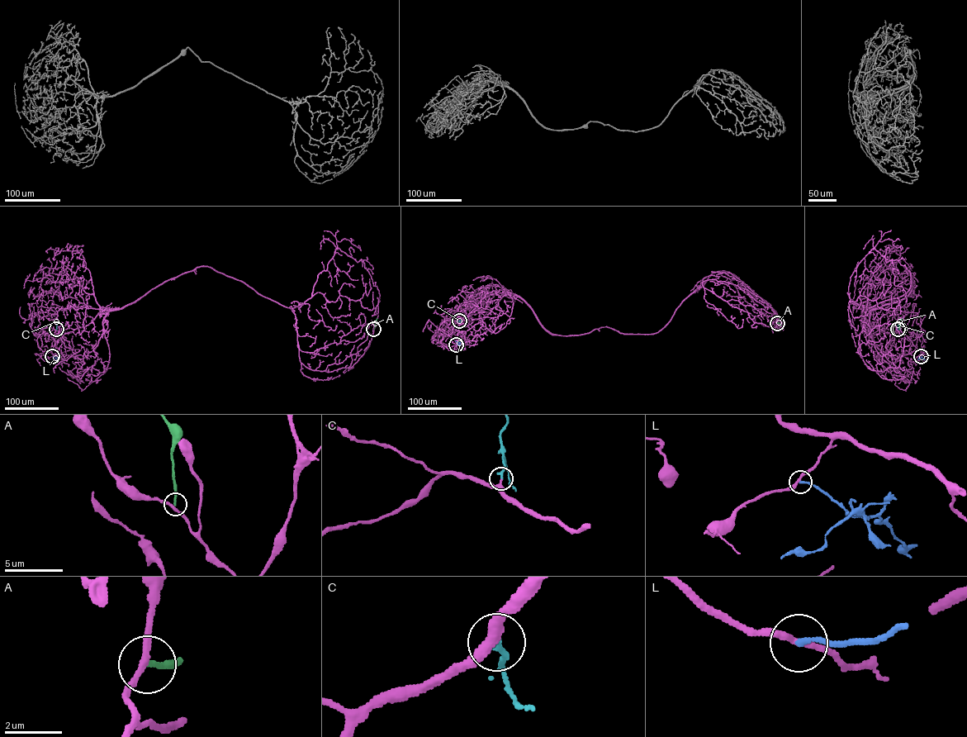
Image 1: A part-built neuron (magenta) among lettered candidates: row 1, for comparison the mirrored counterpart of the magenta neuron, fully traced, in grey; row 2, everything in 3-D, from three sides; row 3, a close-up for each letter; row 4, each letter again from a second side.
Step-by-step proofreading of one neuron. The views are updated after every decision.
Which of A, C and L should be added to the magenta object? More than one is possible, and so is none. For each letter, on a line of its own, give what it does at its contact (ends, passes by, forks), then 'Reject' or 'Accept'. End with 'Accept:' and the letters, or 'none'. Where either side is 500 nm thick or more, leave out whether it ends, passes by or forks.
A: It ends there. Reject
C: It ends there. Accept
L: It ends there. Reject
Accept: C

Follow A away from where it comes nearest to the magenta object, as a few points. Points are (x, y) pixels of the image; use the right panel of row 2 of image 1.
A: (899, 329), (898, 322), (902, 318)

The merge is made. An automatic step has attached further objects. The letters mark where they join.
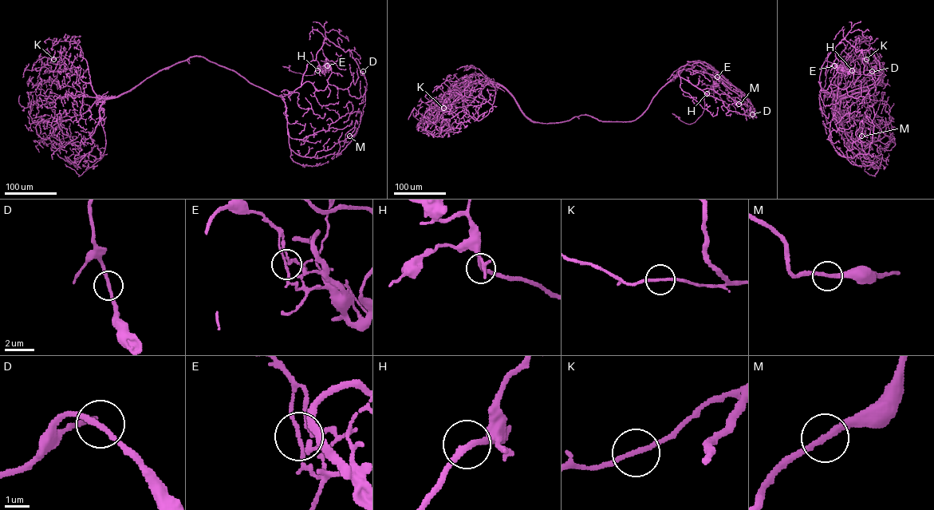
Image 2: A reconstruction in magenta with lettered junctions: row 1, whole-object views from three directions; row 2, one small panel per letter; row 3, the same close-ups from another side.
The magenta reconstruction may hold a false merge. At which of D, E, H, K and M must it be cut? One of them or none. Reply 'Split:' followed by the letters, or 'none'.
Split: E

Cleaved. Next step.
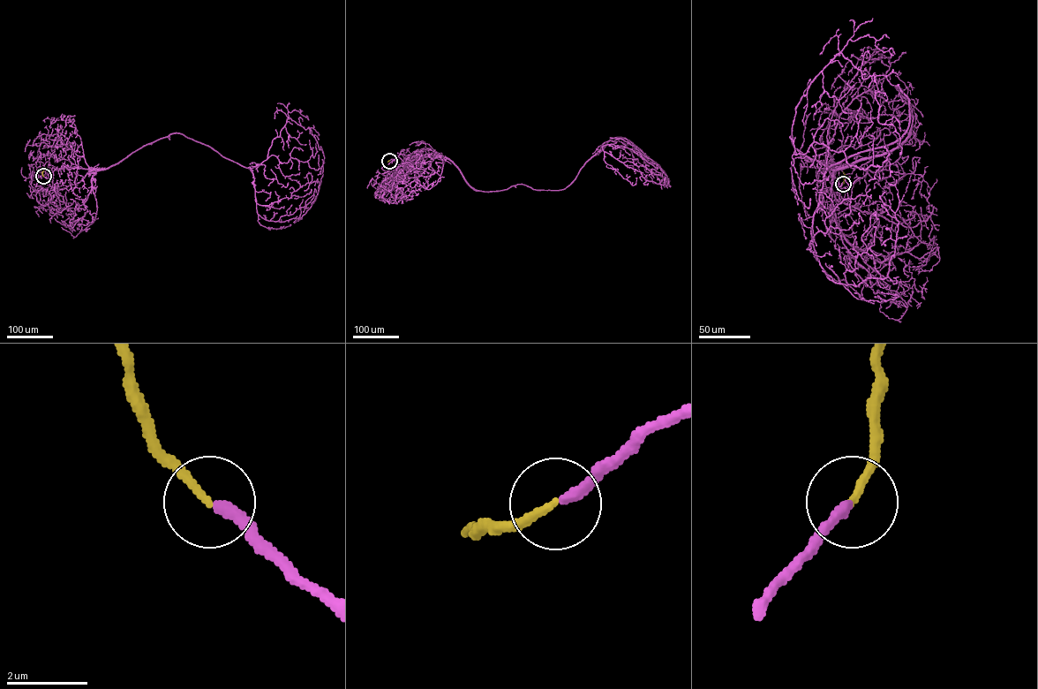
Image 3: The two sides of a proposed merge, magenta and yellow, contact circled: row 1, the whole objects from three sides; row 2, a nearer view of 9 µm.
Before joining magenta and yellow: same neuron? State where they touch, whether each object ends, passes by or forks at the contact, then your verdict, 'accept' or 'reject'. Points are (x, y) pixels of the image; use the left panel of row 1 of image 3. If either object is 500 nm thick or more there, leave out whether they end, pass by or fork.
(43, 176) | magenta ends | yellow ends | accept

